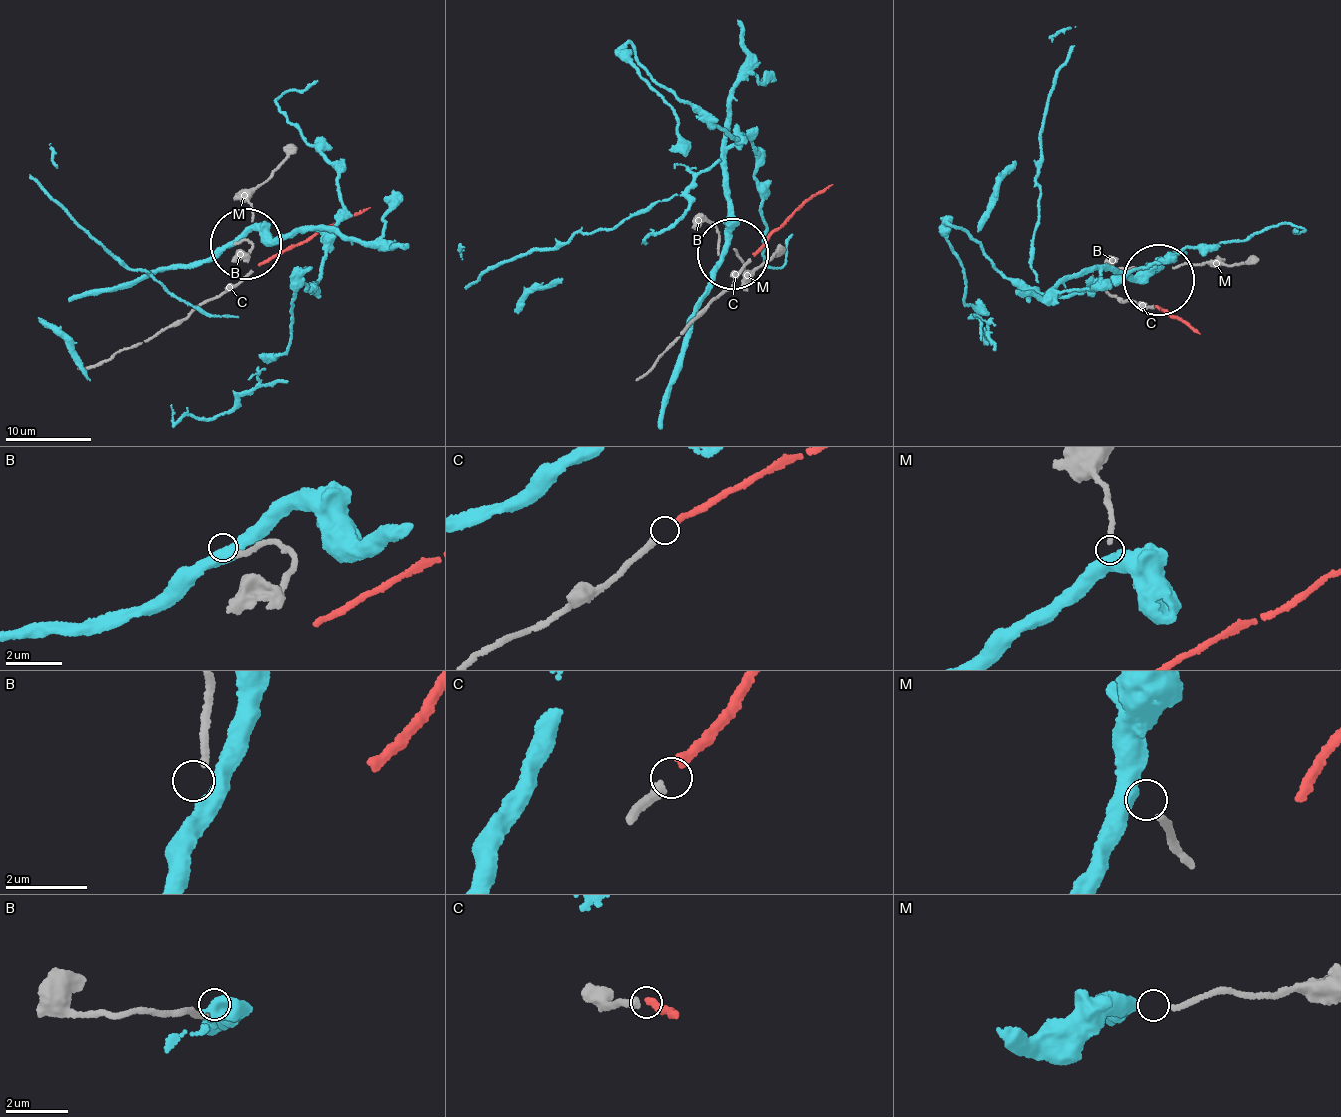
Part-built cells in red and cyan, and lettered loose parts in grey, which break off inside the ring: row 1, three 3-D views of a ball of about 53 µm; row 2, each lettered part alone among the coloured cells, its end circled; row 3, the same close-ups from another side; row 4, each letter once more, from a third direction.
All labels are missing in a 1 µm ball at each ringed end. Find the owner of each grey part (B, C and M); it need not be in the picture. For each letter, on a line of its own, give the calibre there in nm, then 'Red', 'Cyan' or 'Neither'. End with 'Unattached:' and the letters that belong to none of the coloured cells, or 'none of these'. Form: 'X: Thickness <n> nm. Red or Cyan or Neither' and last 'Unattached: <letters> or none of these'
B: Thickness 170 nm. Neither
C: Thickness 240 nm. Red
M: Thickness 150 nm. Cyan
Unattached: B

